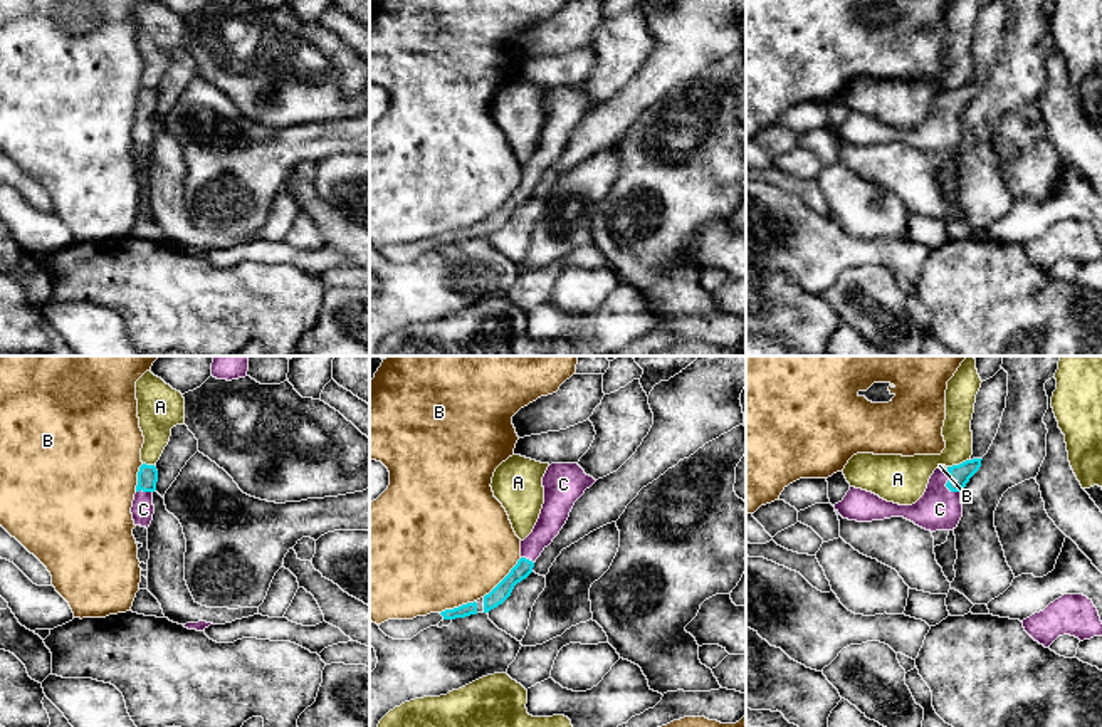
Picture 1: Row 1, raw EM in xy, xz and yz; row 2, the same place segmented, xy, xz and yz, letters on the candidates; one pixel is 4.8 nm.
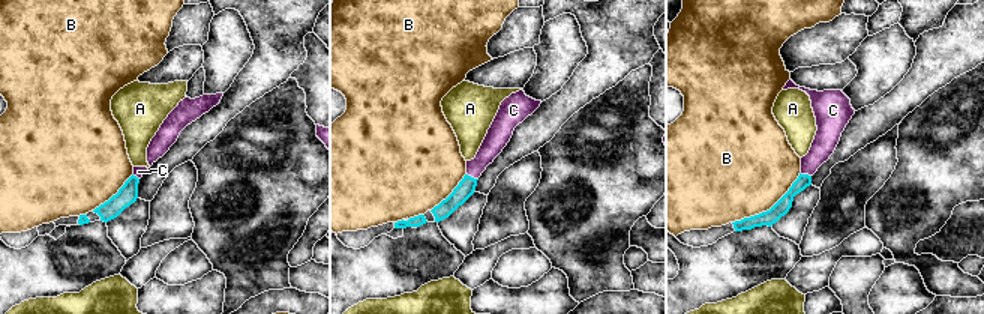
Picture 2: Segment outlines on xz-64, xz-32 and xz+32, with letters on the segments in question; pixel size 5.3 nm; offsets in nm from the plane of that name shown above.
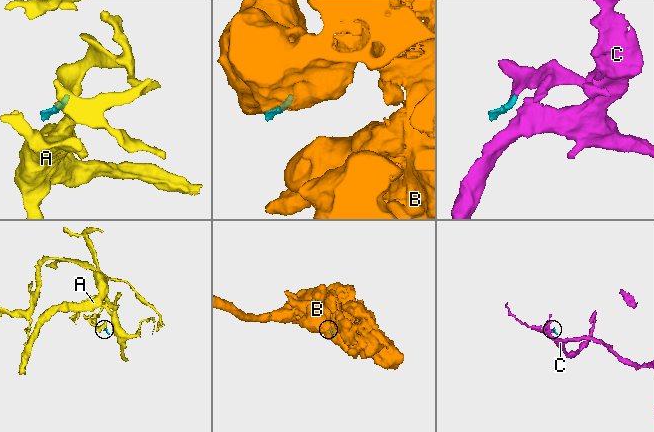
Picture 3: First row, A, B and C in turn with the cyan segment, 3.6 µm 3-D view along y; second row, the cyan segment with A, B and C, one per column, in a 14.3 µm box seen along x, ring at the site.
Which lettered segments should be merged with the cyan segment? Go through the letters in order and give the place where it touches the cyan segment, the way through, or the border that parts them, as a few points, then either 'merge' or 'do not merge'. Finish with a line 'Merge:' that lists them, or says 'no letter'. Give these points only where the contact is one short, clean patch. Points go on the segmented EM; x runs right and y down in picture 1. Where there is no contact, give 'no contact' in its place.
A: meets cyan in yz at (960, 464); border along yz (968, 459), (948, 467); do not merge
B: meets cyan in xz at (504, 578); do not merge
C: meets cyan in yz at (946, 484); runs through yz (960, 475), (946, 484), (939, 509); merge
Merge: C

